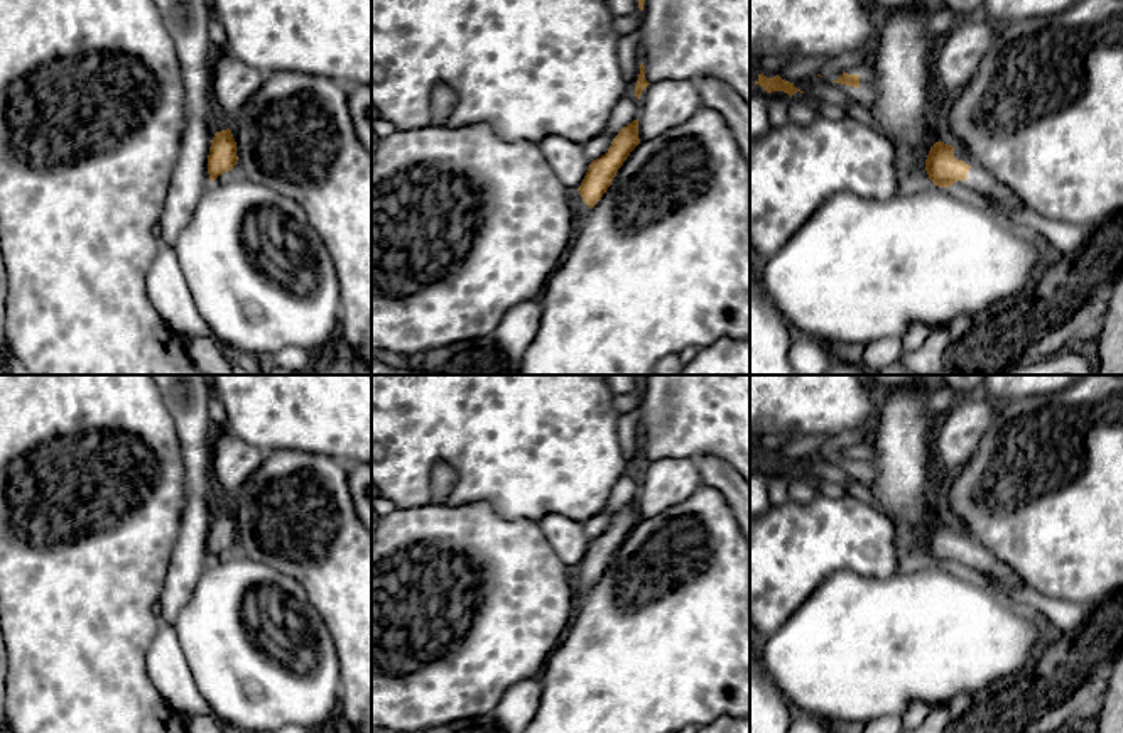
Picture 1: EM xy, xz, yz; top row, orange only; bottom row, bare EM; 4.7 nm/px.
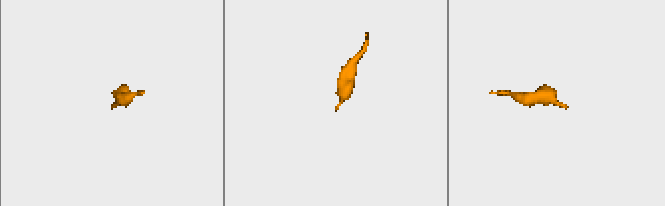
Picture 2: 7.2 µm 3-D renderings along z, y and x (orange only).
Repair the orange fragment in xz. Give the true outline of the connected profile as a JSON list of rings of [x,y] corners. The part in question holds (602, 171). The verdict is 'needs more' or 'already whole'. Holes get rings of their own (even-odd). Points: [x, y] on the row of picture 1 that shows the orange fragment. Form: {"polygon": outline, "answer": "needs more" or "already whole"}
{"polygon": [[[637,118],[618,132],[605,155],[589,164],[581,186],[572,193],[576,208],[574,235],[581,231],[589,211],[603,198],[618,169],[638,144]]], "answer": "needs more"}

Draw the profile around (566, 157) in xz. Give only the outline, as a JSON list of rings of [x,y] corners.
[[[551,135],[542,138],[539,147],[557,179],[574,193],[591,164],[584,155],[583,144],[561,135]]]

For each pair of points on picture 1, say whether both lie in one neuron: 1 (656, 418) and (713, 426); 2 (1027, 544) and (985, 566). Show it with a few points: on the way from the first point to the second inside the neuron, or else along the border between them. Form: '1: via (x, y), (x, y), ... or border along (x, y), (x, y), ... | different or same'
1: via (669, 418), (699, 418) | same
2: border along (966, 536), (980, 541), (1027, 586) | different

